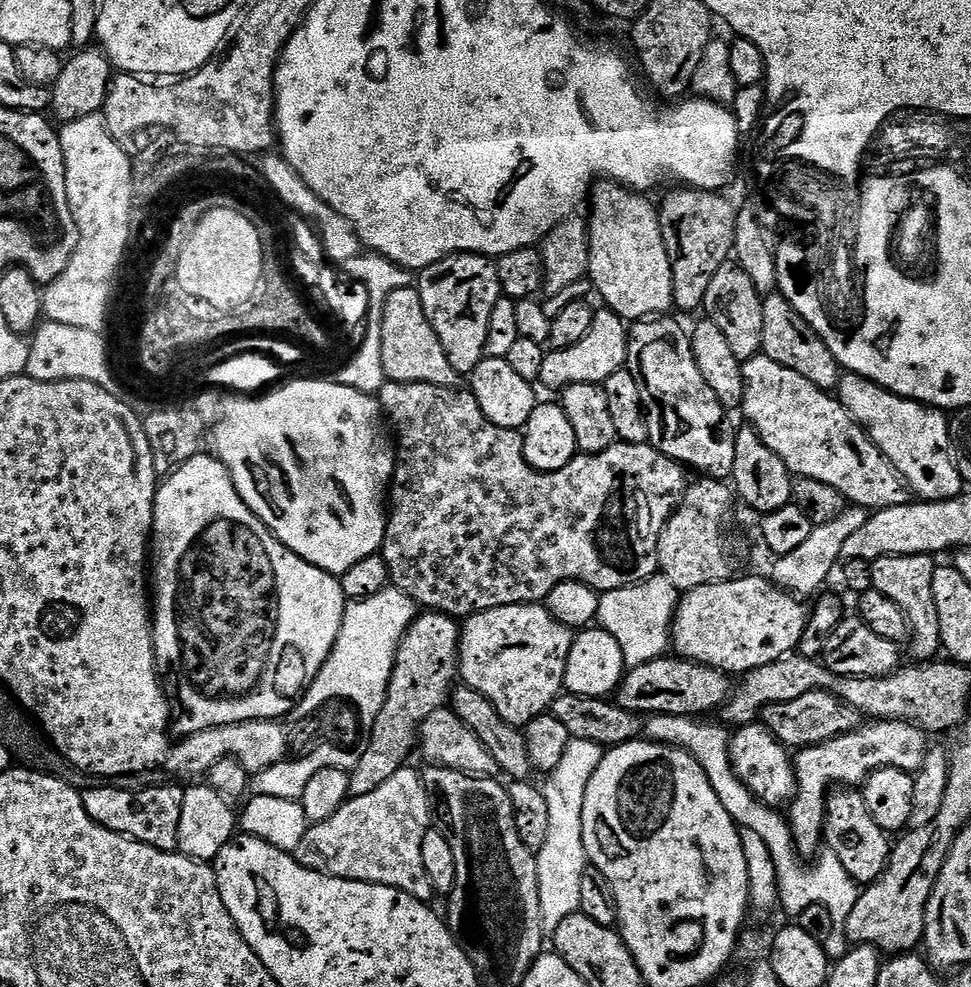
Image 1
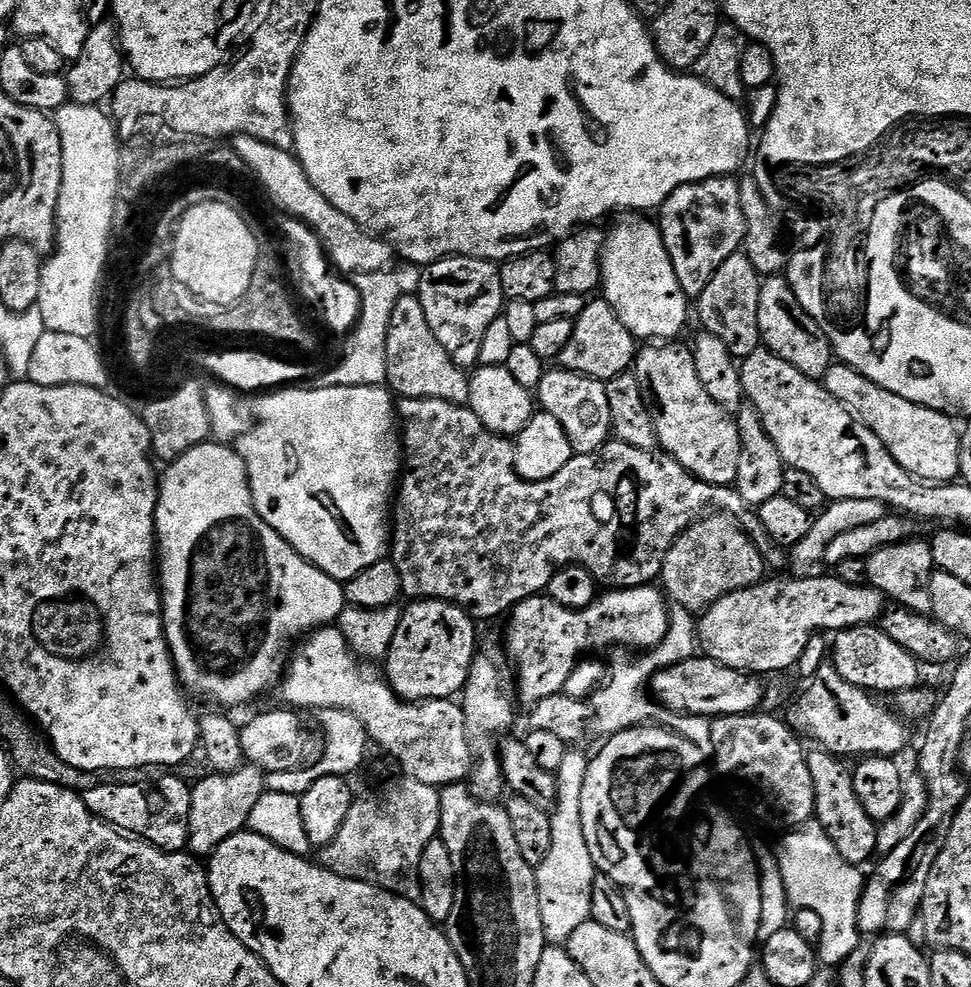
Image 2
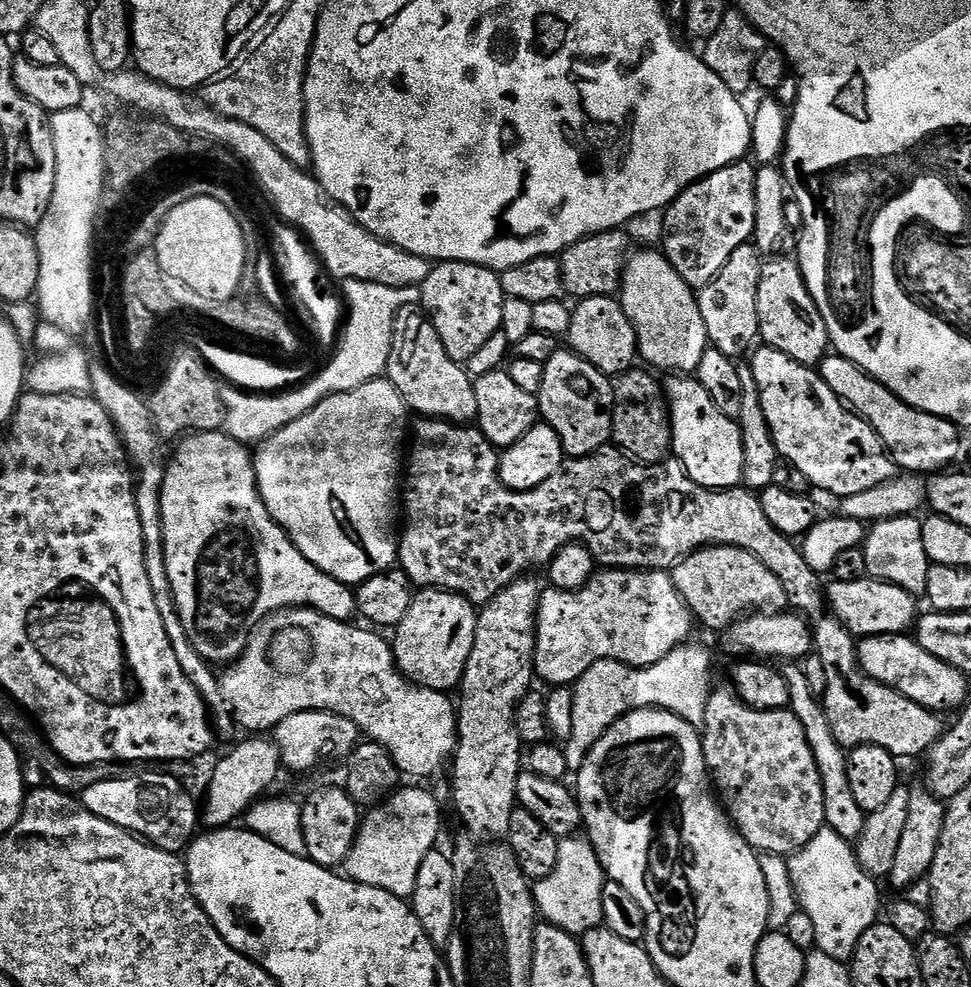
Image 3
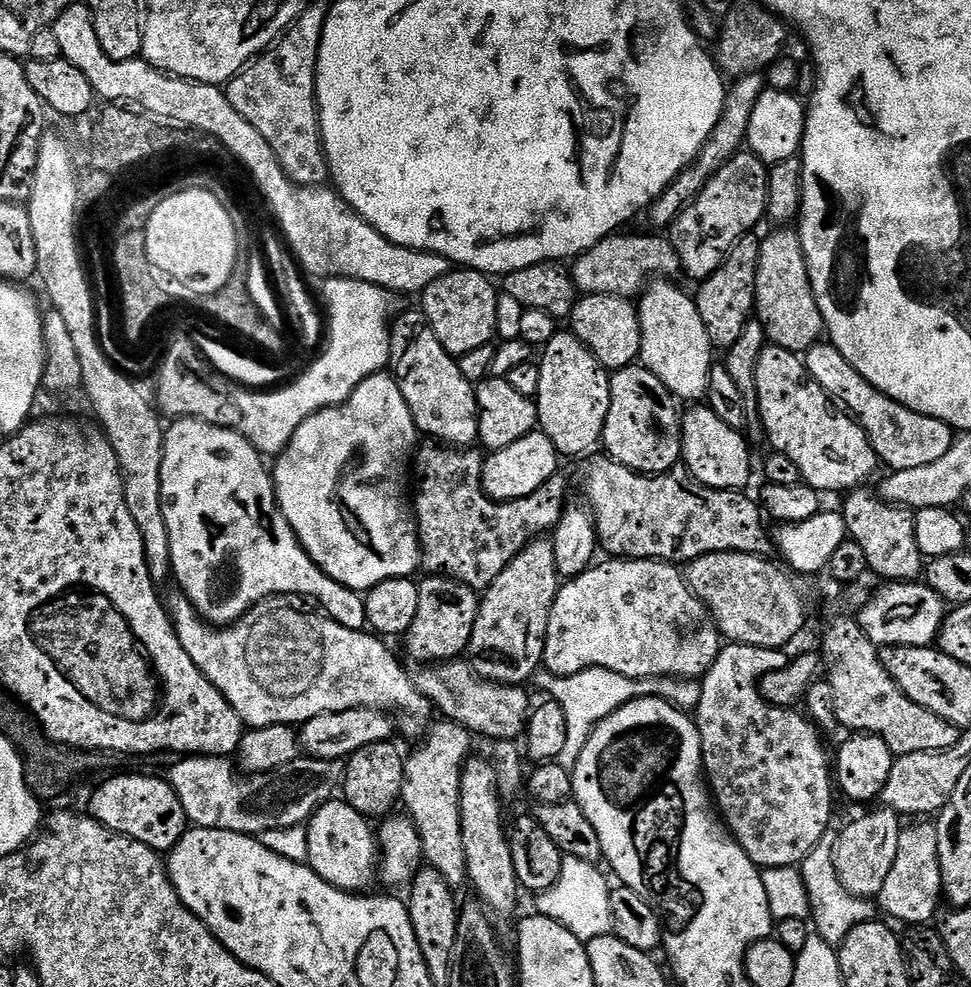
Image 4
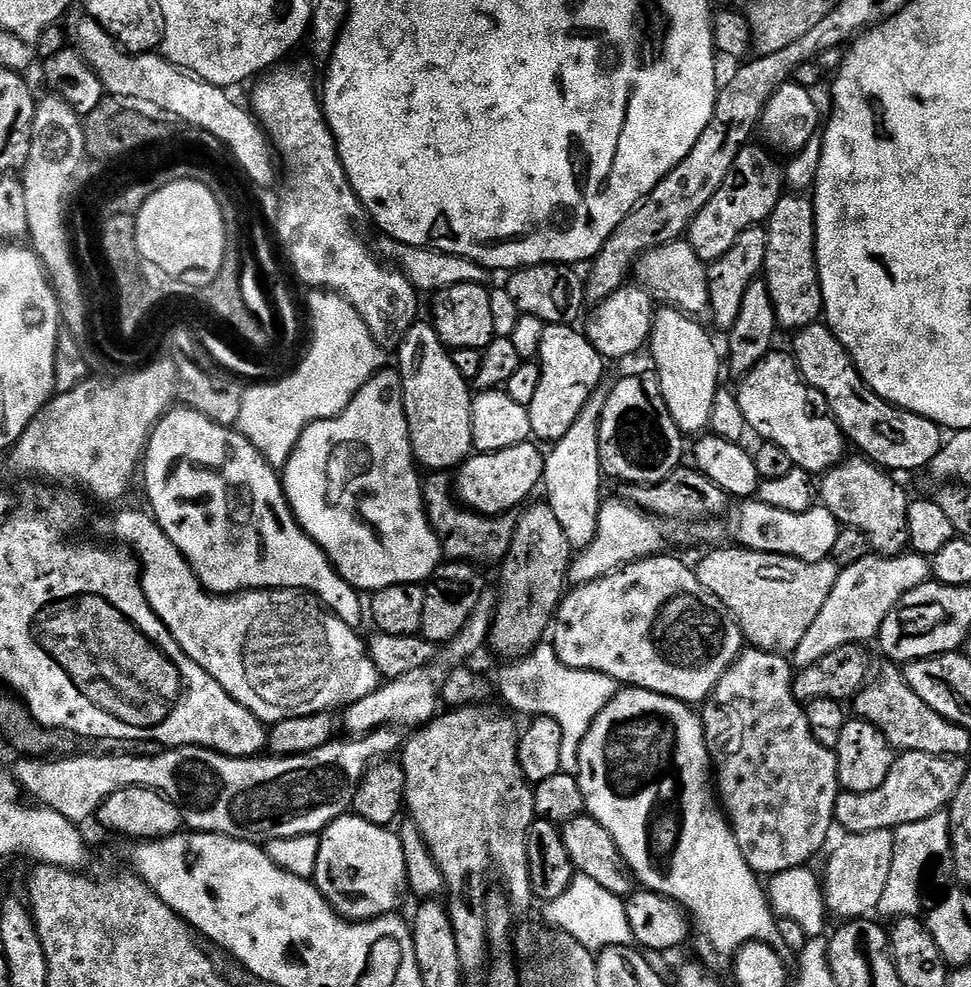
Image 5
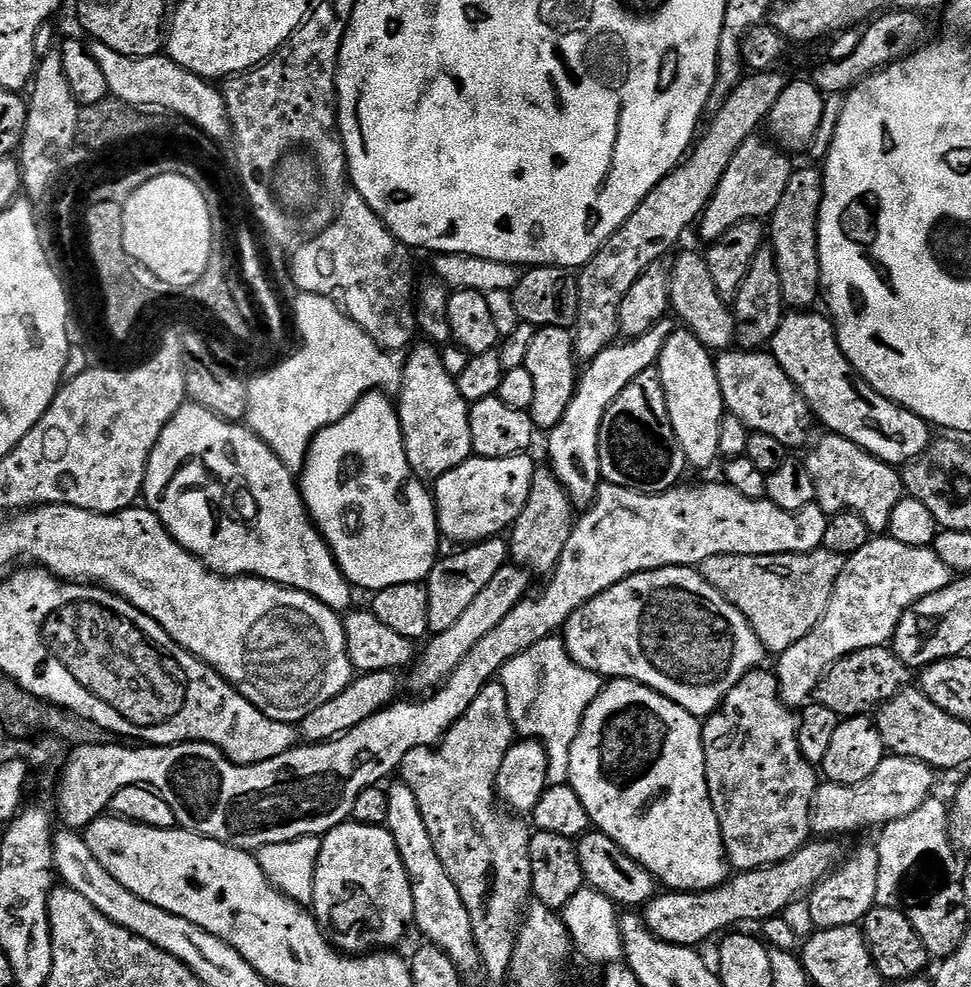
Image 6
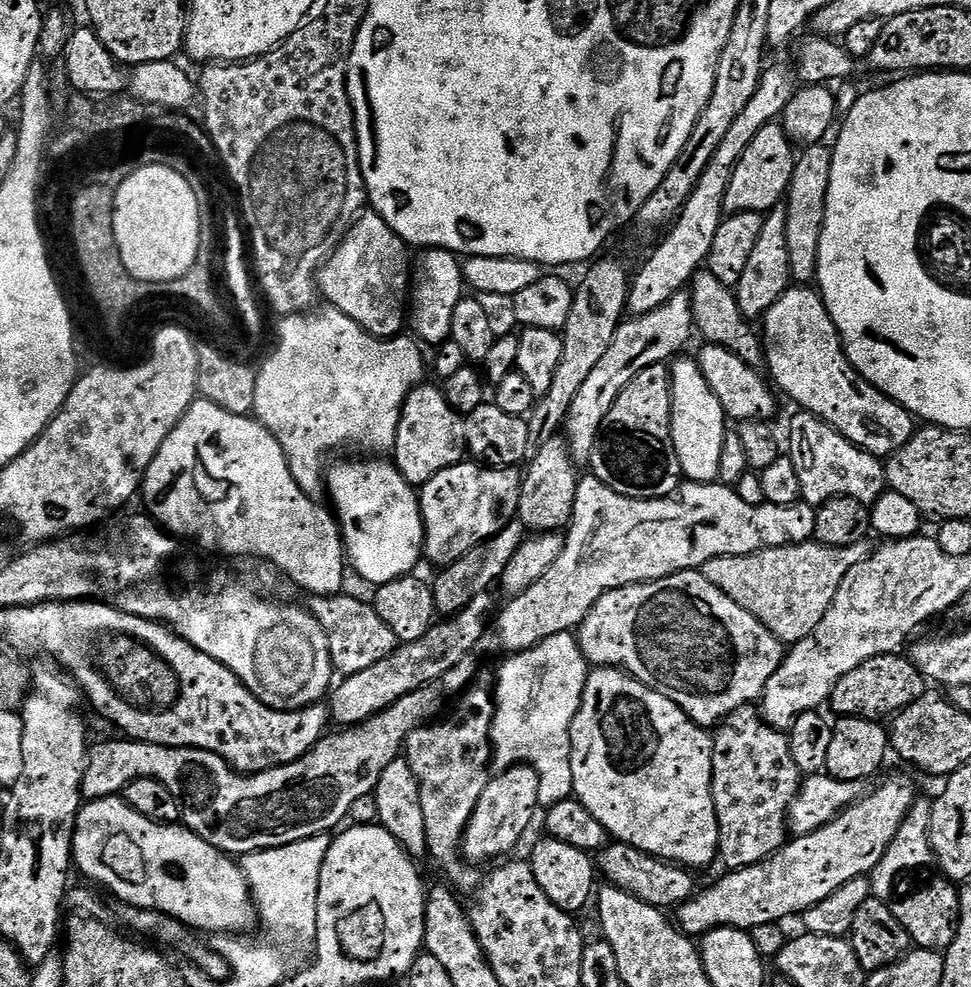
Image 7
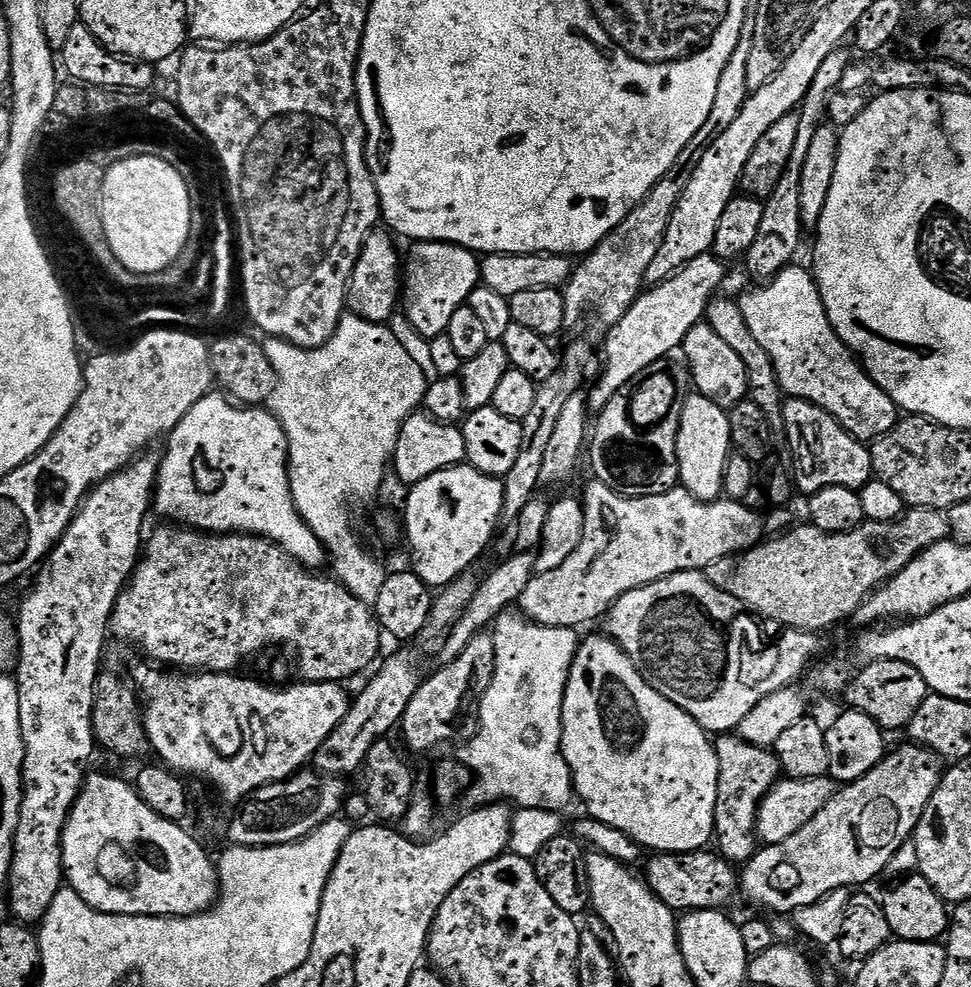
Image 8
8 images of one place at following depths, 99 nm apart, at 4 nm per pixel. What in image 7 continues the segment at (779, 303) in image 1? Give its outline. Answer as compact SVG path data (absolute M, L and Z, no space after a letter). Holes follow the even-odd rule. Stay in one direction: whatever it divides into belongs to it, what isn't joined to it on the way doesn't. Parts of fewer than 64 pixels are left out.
M827 143L807 145L797 155L794 174L790 178L786 207L787 242L790 245L790 270L793 281L800 286L808 286L816 279L818 250L824 229L826 194L830 190L830 170L832 169L832 148Z

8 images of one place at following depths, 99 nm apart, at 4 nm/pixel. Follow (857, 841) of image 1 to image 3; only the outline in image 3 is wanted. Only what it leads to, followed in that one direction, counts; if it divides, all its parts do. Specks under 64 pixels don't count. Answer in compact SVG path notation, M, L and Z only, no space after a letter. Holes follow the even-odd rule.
M784 662L779 665L782 678L786 678L786 686L790 686L790 702L788 708L796 715L798 722L802 722L802 730L806 730L806 742L810 742L810 750L814 750L814 762L818 762L818 774L822 778L822 802L824 803L824 822L827 827L834 830L834 834L842 834L850 842L859 840L866 813L862 806L858 806L858 801L854 798L854 793L850 790L850 774L848 773L848 752L834 738L834 730L830 730L830 718L826 714L821 697L810 690L810 682L806 682L806 674L803 667L796 662Z

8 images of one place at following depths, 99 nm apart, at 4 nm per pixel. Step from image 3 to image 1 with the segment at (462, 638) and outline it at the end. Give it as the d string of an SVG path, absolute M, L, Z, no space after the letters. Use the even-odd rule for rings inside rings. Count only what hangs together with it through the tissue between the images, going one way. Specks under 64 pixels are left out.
M442 612L419 613L408 628L395 655L390 686L382 702L382 710L372 727L368 749L358 758L358 766L350 769L349 797L378 790L397 770L405 767L412 748L415 749L419 730L426 718L445 707L459 669L459 623Z

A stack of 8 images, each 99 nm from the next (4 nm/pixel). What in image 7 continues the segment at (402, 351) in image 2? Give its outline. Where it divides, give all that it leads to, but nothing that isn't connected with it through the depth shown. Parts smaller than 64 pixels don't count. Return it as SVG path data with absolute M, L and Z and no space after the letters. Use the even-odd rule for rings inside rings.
M425 382L408 395L400 415L394 449L395 466L408 484L426 485L434 474L442 474L442 470L450 470L450 466L465 463L468 443L464 421L465 417L455 412L444 397L443 387L436 385L435 388L431 382Z

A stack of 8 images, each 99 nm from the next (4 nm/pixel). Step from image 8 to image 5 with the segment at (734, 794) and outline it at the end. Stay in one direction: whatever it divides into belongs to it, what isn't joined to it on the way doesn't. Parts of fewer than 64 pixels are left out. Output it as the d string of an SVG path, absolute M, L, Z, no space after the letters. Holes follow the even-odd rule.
M748 646L740 653L738 659L728 667L726 674L722 674L718 686L702 705L704 737L708 747L710 768L714 773L714 788L718 793L718 803L724 815L728 817L728 823L732 825L732 834L738 842L738 850L742 850L742 858L746 858L749 869L753 873L764 878L778 874L782 870L794 870L794 866L805 866L811 861L808 859L827 842L828 835L831 834L832 828L834 829L836 800L842 791L838 778L836 753L833 749L822 746L822 742L818 742L818 738L814 738L814 734L810 730L805 705L797 700L796 695L792 693L793 679L794 668L787 655L778 652L763 652L760 648Z

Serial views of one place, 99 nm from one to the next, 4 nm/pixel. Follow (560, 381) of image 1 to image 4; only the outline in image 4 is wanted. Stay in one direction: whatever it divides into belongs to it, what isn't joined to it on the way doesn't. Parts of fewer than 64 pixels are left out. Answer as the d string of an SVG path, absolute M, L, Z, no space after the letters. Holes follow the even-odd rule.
M581 295L572 311L570 323L570 331L590 349L604 368L631 368L639 361L642 346L640 313L631 299L623 296Z

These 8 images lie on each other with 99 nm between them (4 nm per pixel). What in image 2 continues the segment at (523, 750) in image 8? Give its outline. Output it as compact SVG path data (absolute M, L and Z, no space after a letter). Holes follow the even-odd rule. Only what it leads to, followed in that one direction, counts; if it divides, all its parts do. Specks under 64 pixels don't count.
M673 607L668 621L668 633L666 638L657 648L649 648L637 654L632 650L620 650L616 657L610 661L610 675L590 696L592 705L592 719L594 732L600 738L617 736L619 732L625 732L631 728L655 726L668 728L694 742L698 750L708 754L712 752L712 720L706 716L695 716L686 712L672 712L669 708L663 708L650 698L650 681L655 672L662 668L669 668L678 662L688 660L698 652L698 620L693 613L684 608Z

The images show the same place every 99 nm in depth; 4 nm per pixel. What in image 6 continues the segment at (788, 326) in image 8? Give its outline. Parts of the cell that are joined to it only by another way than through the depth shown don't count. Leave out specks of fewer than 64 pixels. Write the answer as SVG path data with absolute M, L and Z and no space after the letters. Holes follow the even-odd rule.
M792 310L785 315L783 322L778 326L770 345L770 354L786 370L790 382L802 394L808 407L812 409L812 415L817 421L825 424L829 433L846 438L854 442L862 450L866 450L871 456L877 456L893 466L903 466L914 457L920 456L928 448L930 443L930 425L928 421L916 416L910 410L906 410L893 400L887 400L882 394L878 394L872 387L860 377L854 370L854 366L846 358L846 354L840 348L836 337L836 325L827 315L819 316L816 310Z

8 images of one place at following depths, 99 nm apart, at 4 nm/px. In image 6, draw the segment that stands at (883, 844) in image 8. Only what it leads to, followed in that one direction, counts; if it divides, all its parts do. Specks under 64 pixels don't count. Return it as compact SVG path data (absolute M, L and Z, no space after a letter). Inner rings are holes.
M816 838L811 842L804 845L802 850L798 850L788 860L783 860L777 864L771 864L769 868L755 868L749 872L736 872L735 874L729 875L728 879L723 884L719 884L717 888L707 888L705 892L677 892L675 890L664 890L659 894L652 897L647 904L643 905L642 915L644 917L644 924L652 931L652 935L657 936L662 942L667 944L677 944L683 948L696 948L700 946L703 940L708 940L711 936L716 936L719 932L724 932L727 928L732 928L735 924L752 924L757 922L763 922L769 920L772 916L779 916L785 912L796 900L801 899L805 894L811 893L812 889L832 871L833 868L837 867L841 863L842 855L840 856L840 848L836 845L837 841L832 838Z

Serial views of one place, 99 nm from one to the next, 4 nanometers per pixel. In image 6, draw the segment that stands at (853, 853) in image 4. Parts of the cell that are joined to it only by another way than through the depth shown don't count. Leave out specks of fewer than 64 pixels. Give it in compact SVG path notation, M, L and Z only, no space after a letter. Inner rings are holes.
M875 847L860 848L852 857L832 869L807 897L810 914L817 929L850 928L859 925L868 912L877 907L879 851Z

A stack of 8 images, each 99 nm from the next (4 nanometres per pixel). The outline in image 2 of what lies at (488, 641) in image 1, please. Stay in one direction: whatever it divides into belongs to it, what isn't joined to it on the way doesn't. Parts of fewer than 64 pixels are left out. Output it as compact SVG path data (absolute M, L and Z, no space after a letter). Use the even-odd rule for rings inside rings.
M643 584L637 588L608 590L605 593L605 596L604 593L597 595L596 600L590 602L590 606L585 608L567 608L554 602L546 594L541 594L526 598L512 609L510 613L512 621L508 624L506 652L514 665L514 676L518 681L518 700L521 705L535 706L541 704L546 698L563 692L576 665L589 654L596 654L599 648L613 647L612 649L615 649L617 646L621 646L626 650L647 650L657 648L662 642L662 638L666 638L670 604L665 593L659 587Z

